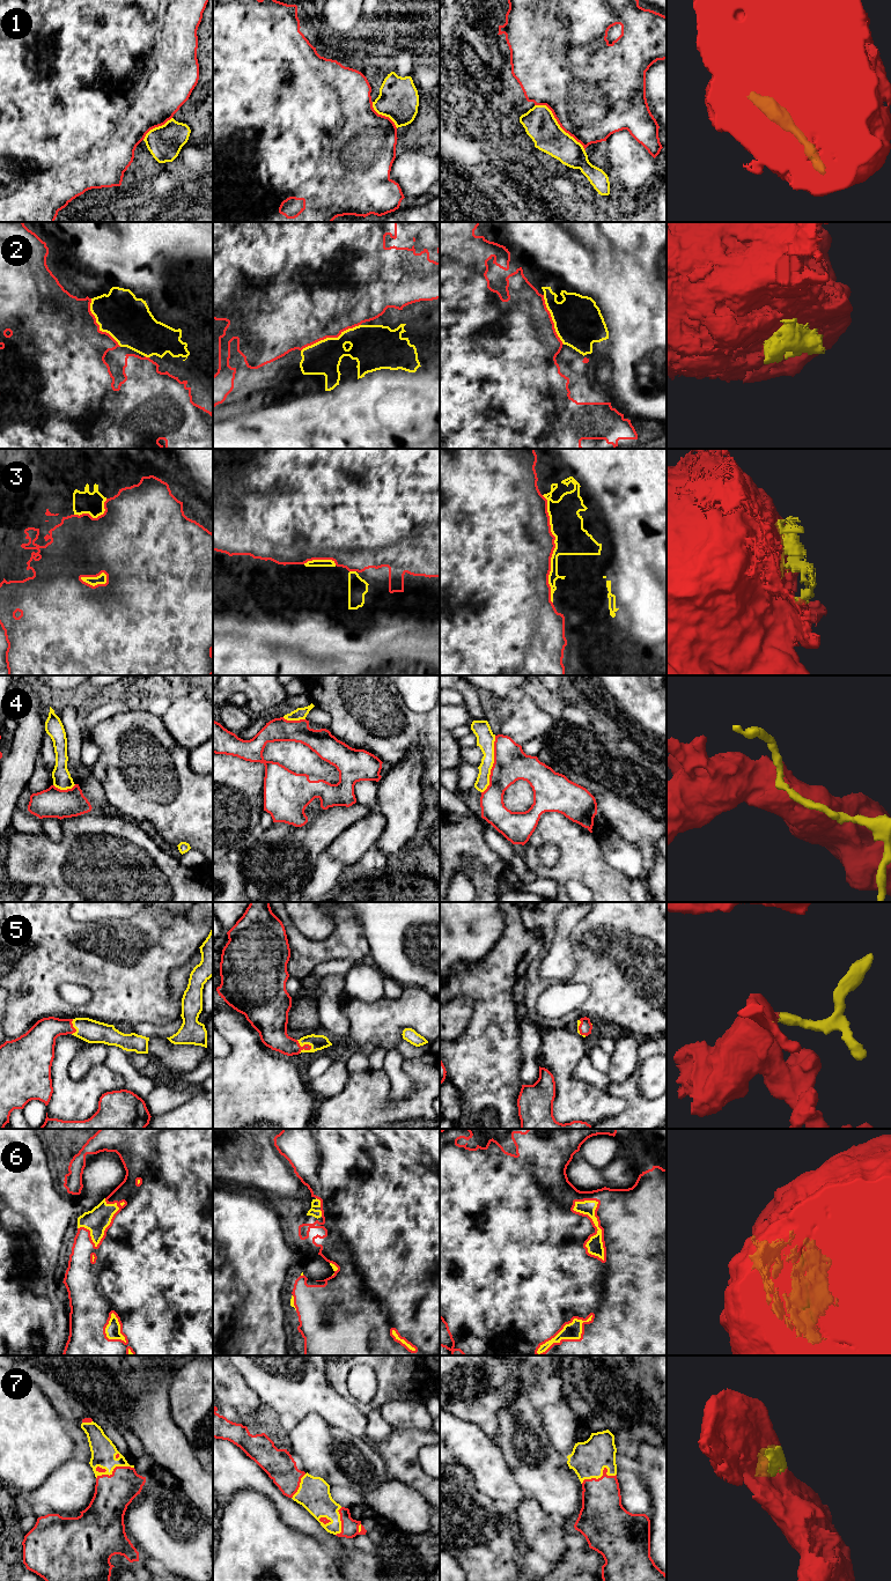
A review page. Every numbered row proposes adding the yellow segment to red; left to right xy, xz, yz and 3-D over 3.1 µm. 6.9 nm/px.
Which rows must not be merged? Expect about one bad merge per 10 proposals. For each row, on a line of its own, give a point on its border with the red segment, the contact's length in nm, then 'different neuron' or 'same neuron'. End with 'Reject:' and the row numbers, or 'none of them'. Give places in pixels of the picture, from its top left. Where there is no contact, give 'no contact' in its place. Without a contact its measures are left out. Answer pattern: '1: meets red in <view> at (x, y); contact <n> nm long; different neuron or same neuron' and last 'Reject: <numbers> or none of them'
1: meets red in yz at (558, 123); contact 480 nm long; different neuron
2: meets red in xz at (330, 337); contact 460 nm long; same neuron
3: meets red in yz at (553, 549); contact 750 nm long; same neuron
4: meets red in yz at (493, 765); contact 420 nm long; different neuron
5: meets red in xz at (303, 1046); contact 130 nm long; same neuron
6: meets red in yz at (598, 1226); contact 460 nm long; same neuron
7: meets red in xy at (113, 1469); contact 280 nm long; same neuron
Reject: 1, 4

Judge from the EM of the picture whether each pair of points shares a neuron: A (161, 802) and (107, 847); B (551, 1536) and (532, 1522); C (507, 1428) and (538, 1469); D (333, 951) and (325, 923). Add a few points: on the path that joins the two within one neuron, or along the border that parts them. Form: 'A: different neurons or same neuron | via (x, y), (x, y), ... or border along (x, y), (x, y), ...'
A: different neurons | border along (133, 819), (138, 822)
B: same neuron | via (546, 1536), (536, 1527)
C: same neuron | via (517, 1439), (527, 1448), (531, 1460)
D: different neurons | border along (334, 917), (325, 938), (302, 935)

